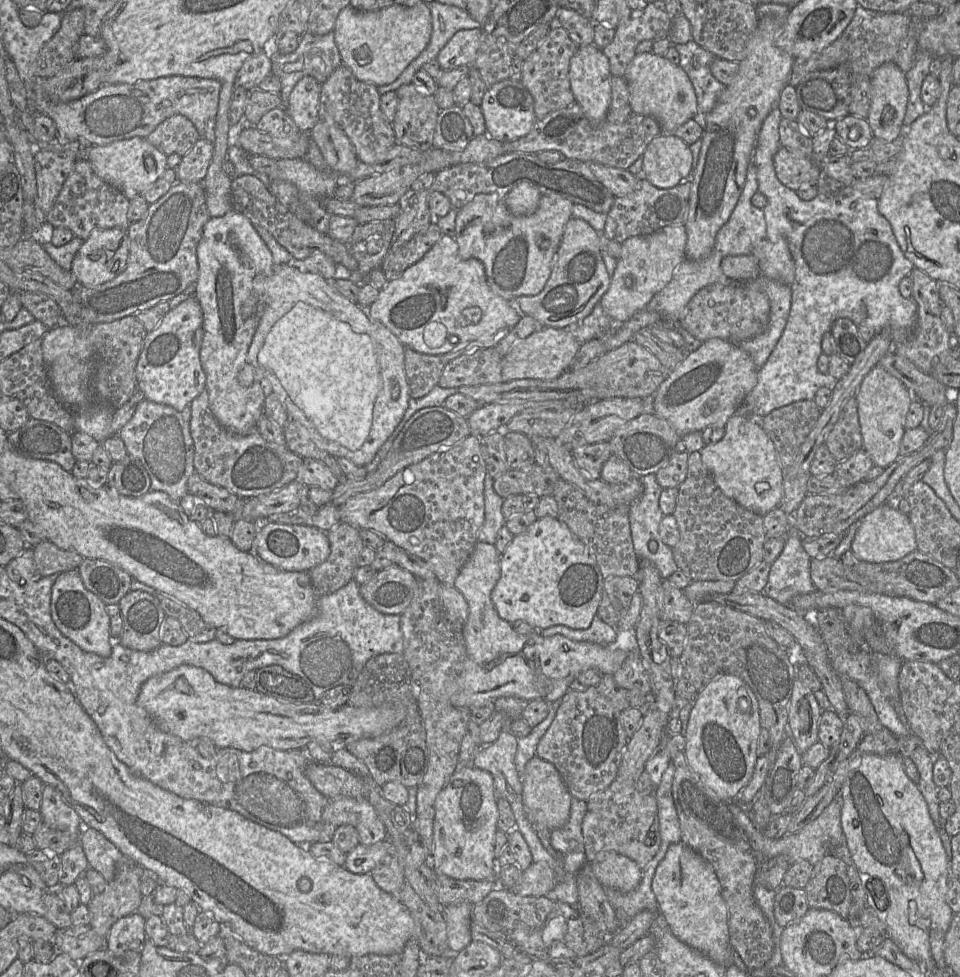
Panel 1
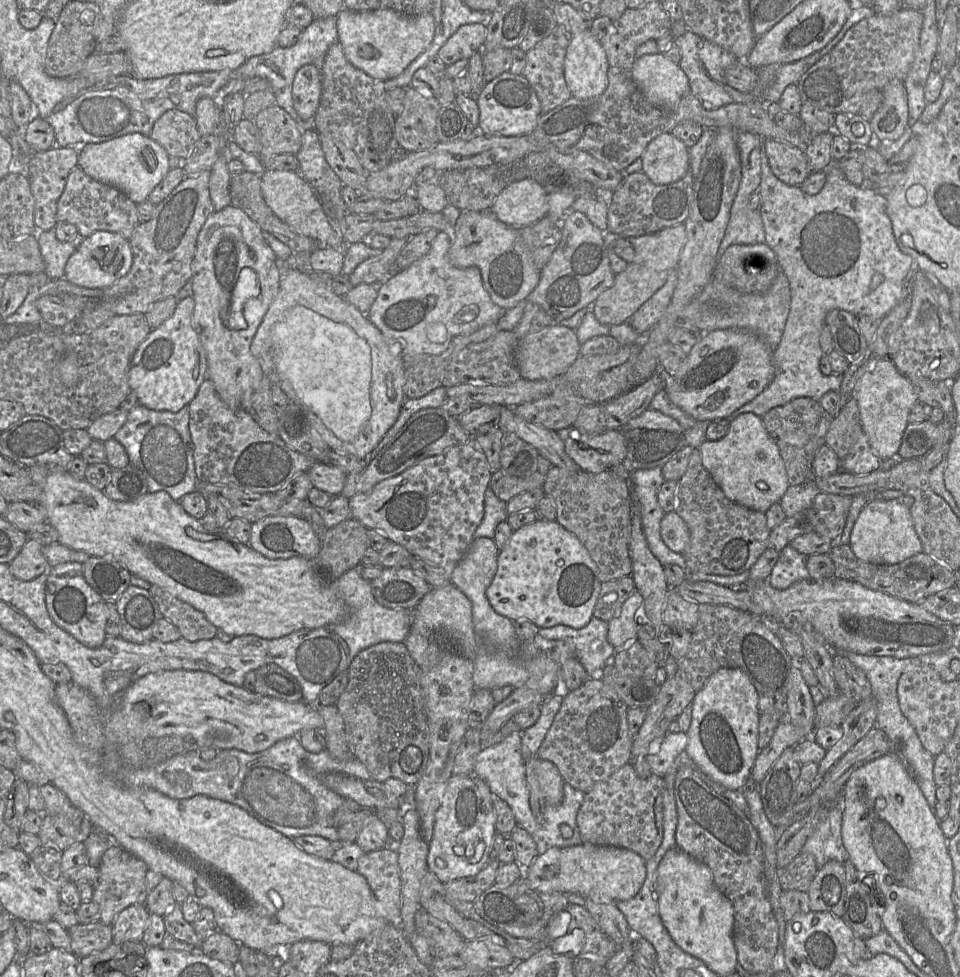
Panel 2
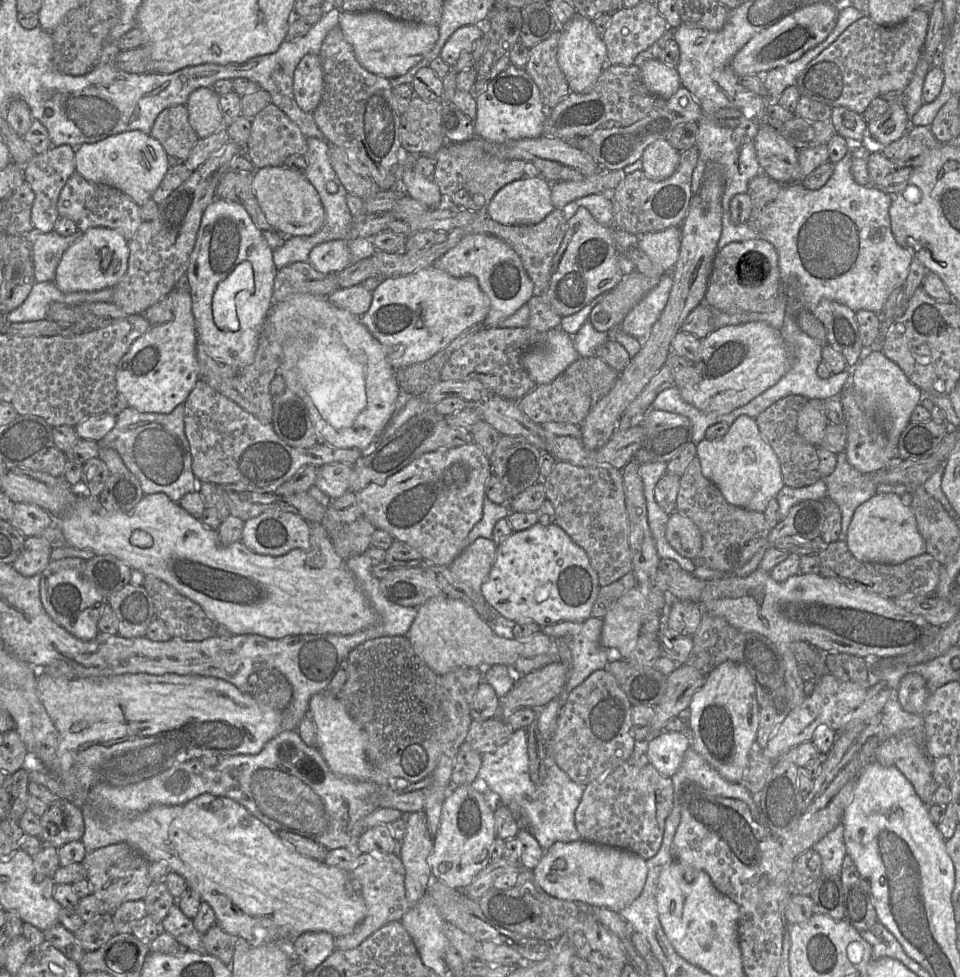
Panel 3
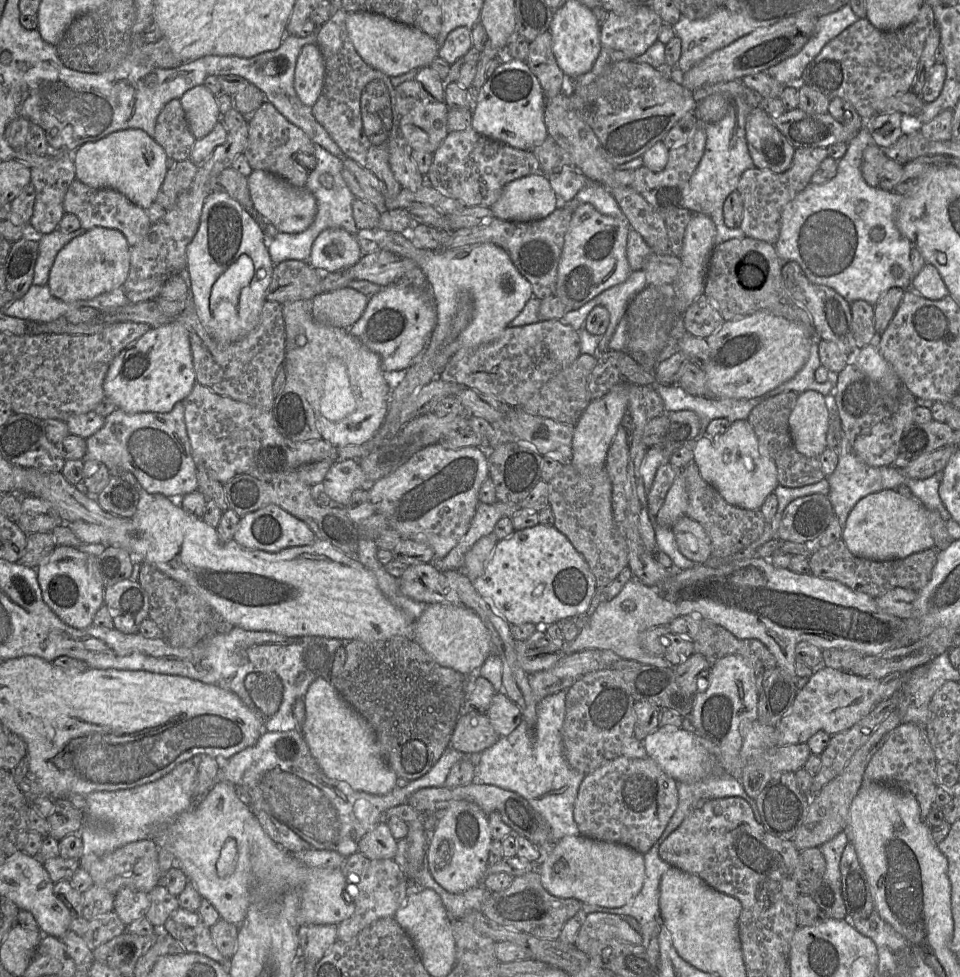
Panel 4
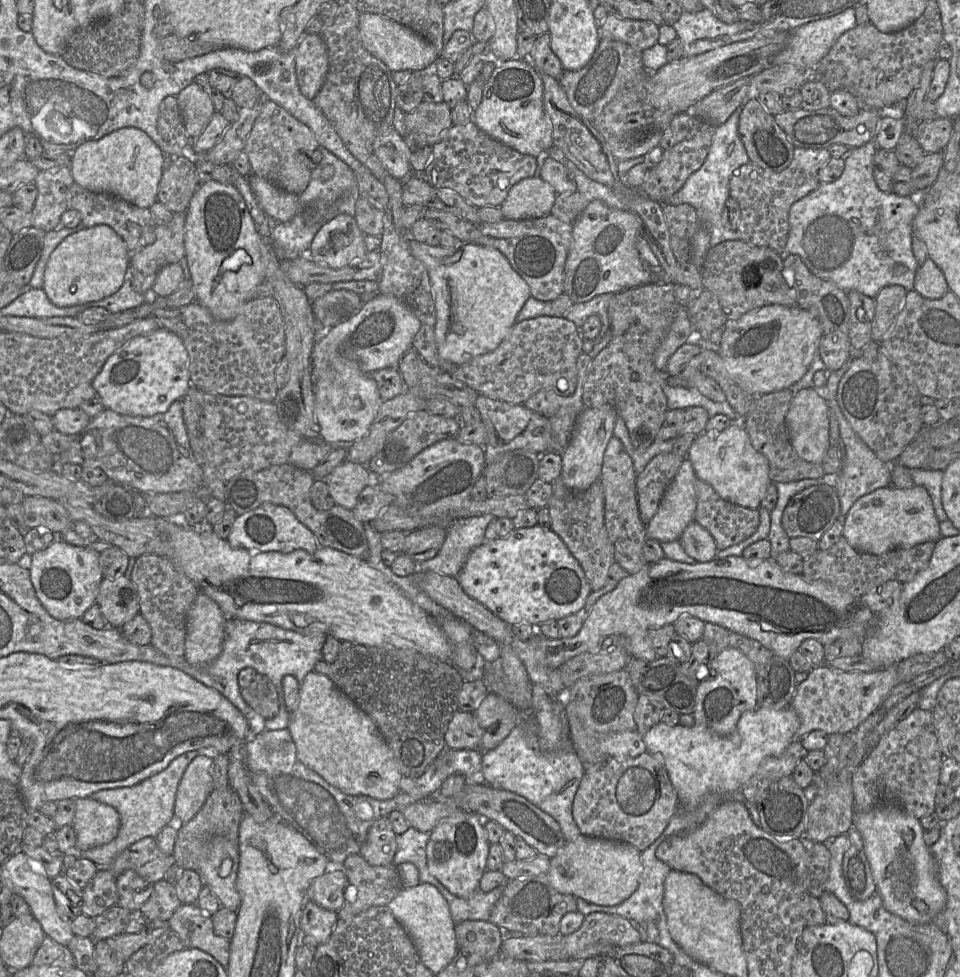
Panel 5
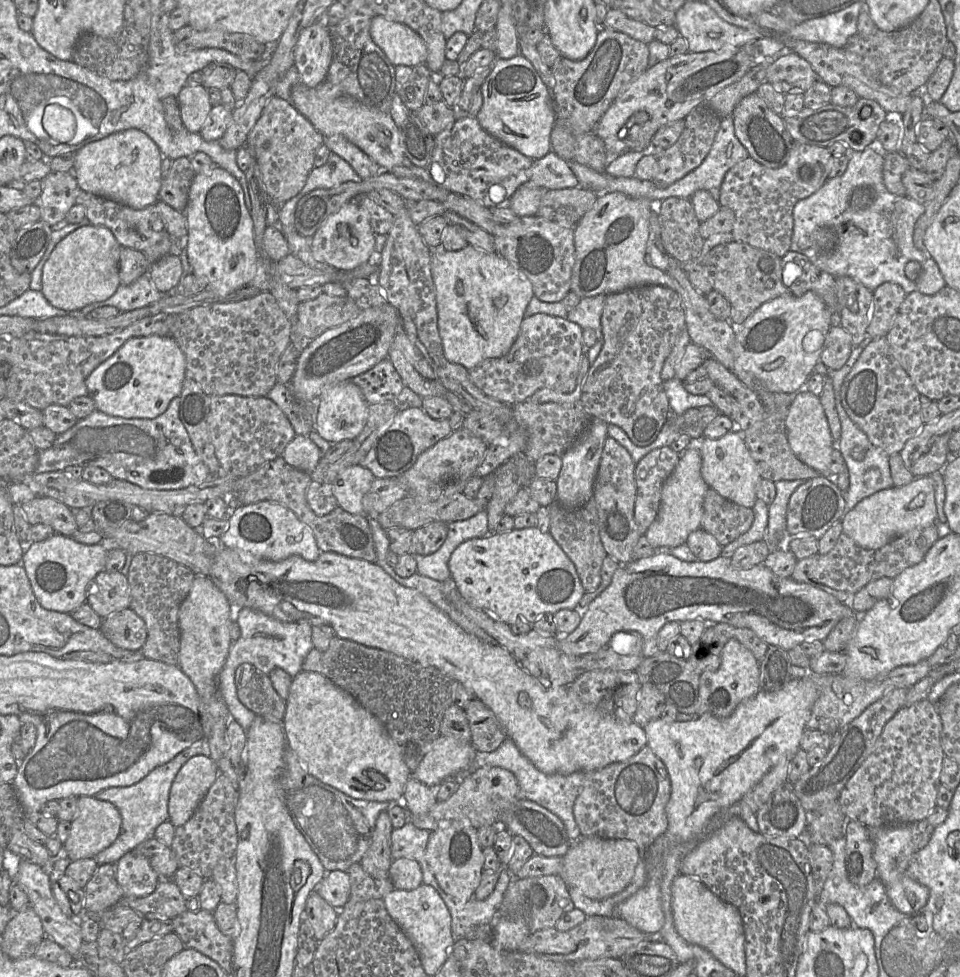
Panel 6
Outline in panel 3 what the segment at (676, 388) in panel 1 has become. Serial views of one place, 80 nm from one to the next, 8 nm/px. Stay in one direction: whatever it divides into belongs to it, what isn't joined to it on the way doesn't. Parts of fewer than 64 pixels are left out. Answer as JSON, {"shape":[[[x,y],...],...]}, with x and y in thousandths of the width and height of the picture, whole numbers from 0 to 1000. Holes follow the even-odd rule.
{"shape":[[[780,330],[769,334],[755,334],[742,339],[735,346],[731,348],[730,351],[730,363],[726,371],[723,371],[722,384],[716,391],[716,393],[708,397],[708,402],[710,408],[728,419],[731,422],[745,422],[747,424],[757,424],[765,419],[778,414],[780,410],[794,403],[796,400],[807,394],[821,380],[823,376],[823,364],[822,360],[818,354],[813,338],[808,338],[804,334],[797,330]]]}

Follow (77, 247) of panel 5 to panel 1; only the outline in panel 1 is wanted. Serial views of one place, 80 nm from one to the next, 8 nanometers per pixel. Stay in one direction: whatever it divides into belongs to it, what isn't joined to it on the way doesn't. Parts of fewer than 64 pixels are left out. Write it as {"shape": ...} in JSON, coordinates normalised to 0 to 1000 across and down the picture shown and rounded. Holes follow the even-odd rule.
{"shape":[[[132,235],[97,236],[79,259],[73,278],[81,293],[100,294],[126,280],[134,263]]]}

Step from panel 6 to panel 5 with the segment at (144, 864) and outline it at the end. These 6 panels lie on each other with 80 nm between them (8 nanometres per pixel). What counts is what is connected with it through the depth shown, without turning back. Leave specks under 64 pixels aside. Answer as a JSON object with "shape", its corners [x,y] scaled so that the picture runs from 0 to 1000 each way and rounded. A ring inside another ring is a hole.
{"shape":[[[136,889],[121,898],[121,906],[123,911],[122,925],[139,936],[144,934],[159,912],[159,905]]]}

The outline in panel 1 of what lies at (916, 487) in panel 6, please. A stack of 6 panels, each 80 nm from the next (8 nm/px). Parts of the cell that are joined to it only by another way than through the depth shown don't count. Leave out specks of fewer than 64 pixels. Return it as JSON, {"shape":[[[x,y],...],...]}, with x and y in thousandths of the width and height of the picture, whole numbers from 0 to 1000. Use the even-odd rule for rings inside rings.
{"shape":[[[919,516],[897,531],[886,563],[896,573],[907,576],[934,574],[955,563],[952,539],[945,527],[926,516]]]}

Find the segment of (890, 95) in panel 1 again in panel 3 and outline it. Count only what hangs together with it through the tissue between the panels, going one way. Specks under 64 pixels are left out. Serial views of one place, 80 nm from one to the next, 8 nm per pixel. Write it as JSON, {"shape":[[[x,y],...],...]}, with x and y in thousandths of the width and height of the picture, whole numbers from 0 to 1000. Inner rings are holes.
{"shape":[[[931,106],[918,120],[904,126],[907,140],[918,149],[924,149],[944,136],[946,119],[940,106]]]}

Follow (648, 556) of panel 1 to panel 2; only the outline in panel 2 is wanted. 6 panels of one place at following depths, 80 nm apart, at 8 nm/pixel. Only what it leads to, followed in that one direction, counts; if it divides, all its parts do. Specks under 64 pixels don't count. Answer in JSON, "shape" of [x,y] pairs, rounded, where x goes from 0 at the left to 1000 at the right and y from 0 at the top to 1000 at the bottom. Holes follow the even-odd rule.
{"shape":[[[690,478],[659,482],[656,487],[658,515],[661,513],[668,526],[670,544],[679,567],[691,580],[702,577],[715,583],[711,568],[697,562],[689,550],[688,537],[694,525],[688,519],[684,507],[692,492]]]}

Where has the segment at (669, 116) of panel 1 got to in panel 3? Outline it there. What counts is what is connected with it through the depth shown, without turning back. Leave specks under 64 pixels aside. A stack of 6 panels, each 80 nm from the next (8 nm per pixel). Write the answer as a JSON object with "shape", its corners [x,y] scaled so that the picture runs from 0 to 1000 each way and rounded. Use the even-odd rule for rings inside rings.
{"shape":[[[686,60],[673,62],[667,71],[672,88],[685,99],[697,101],[710,88],[704,70]]]}

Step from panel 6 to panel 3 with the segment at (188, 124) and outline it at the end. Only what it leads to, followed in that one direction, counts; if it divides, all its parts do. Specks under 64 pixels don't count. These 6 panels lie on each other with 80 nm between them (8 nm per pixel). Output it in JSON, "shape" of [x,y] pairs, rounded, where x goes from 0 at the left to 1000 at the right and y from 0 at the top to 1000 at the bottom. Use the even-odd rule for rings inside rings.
{"shape":[[[208,89],[202,92],[193,108],[197,126],[207,141],[214,141],[233,129],[228,97],[221,90]]]}

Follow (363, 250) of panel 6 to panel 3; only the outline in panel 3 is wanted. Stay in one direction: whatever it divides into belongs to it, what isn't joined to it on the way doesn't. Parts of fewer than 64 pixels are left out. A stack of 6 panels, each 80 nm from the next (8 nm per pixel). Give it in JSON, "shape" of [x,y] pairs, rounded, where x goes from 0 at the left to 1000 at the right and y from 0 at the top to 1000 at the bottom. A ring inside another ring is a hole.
{"shape":[[[349,245],[333,249],[323,257],[320,267],[334,279],[353,278],[366,269],[363,247]]]}

